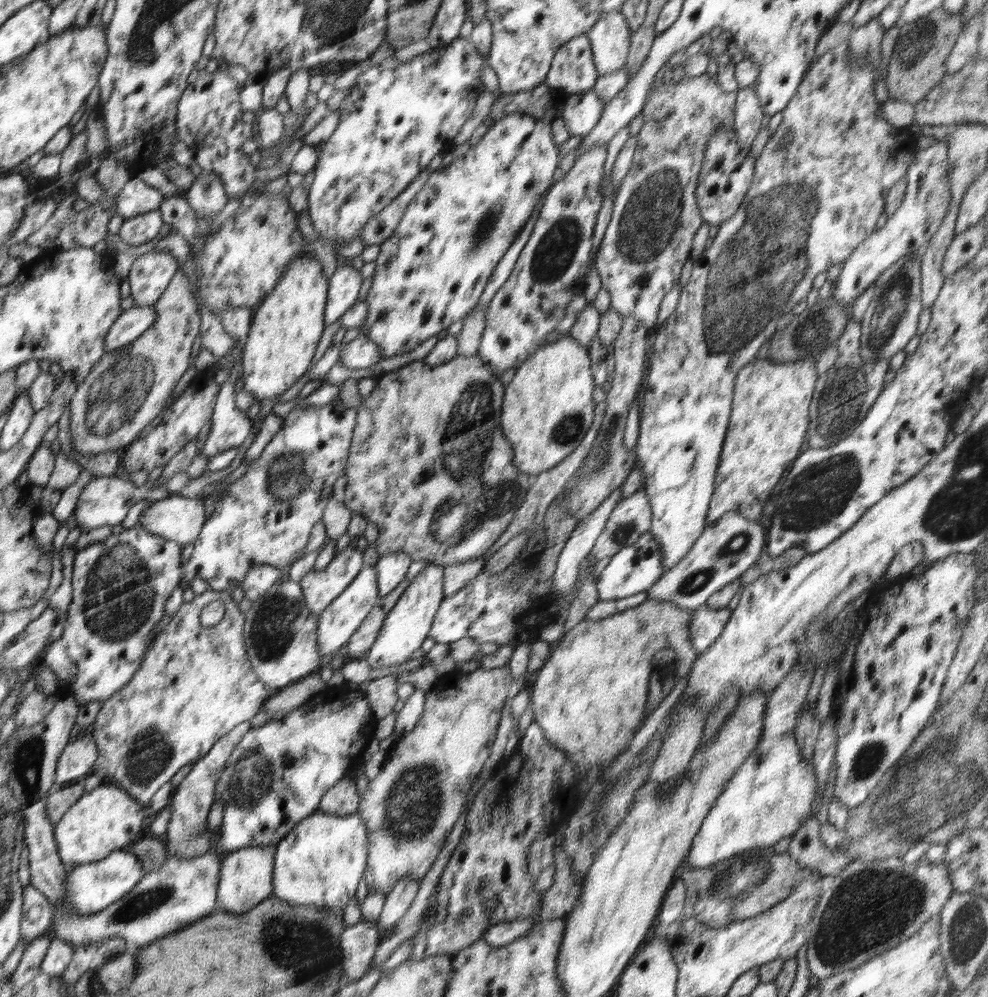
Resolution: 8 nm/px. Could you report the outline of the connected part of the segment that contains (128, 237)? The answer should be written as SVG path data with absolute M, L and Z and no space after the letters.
M159 209L125 219L120 227L119 238L128 245L140 245L154 240L163 226Z

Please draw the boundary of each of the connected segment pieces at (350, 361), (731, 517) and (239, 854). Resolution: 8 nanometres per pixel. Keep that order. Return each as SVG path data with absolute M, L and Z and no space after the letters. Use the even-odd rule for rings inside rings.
M361 333L347 345L341 347L338 364L343 364L346 368L358 370L358 368L368 368L380 362L381 348Z
M738 511L726 513L718 518L712 526L705 527L688 554L674 568L666 571L646 592L646 600L672 601L680 610L696 610L705 605L708 598L721 590L726 584L742 578L755 565L755 561L760 556L766 543L767 537L759 520L750 520Z
M260 845L238 849L222 856L217 886L219 911L240 914L272 896L275 850L275 845Z

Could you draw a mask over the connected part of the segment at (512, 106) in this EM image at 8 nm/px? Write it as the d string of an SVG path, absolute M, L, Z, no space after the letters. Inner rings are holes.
M544 82L531 90L503 93L502 98L494 102L489 116L494 121L500 121L508 114L521 113L552 123L562 114L568 97L564 89L547 86Z

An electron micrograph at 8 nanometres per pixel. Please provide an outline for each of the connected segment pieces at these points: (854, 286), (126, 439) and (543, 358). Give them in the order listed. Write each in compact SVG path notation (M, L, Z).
M948 137L944 141L929 146L929 148L919 148L914 155L914 160L910 163L908 171L906 172L906 187L905 196L902 199L901 205L896 212L888 217L886 224L880 229L876 229L870 237L866 238L855 250L854 253L844 261L844 267L837 278L837 283L833 292L836 301L842 303L844 306L850 306L855 298L861 292L864 292L870 285L876 282L876 279L884 270L897 260L900 260L906 254L912 254L915 251L926 247L932 236L940 228L944 217L949 209L951 194L950 182L948 179L950 171L950 163L948 163Z
M180 265L153 306L157 314L154 324L133 343L105 352L73 394L69 407L75 453L94 457L128 448L168 404L182 374L190 368L192 344L199 333L201 316L189 278Z
M562 337L552 344L544 344L529 356L518 368L512 382L505 387L501 410L503 435L513 448L513 463L531 477L550 470L562 462L585 437L594 418L594 378L587 347L572 337Z

